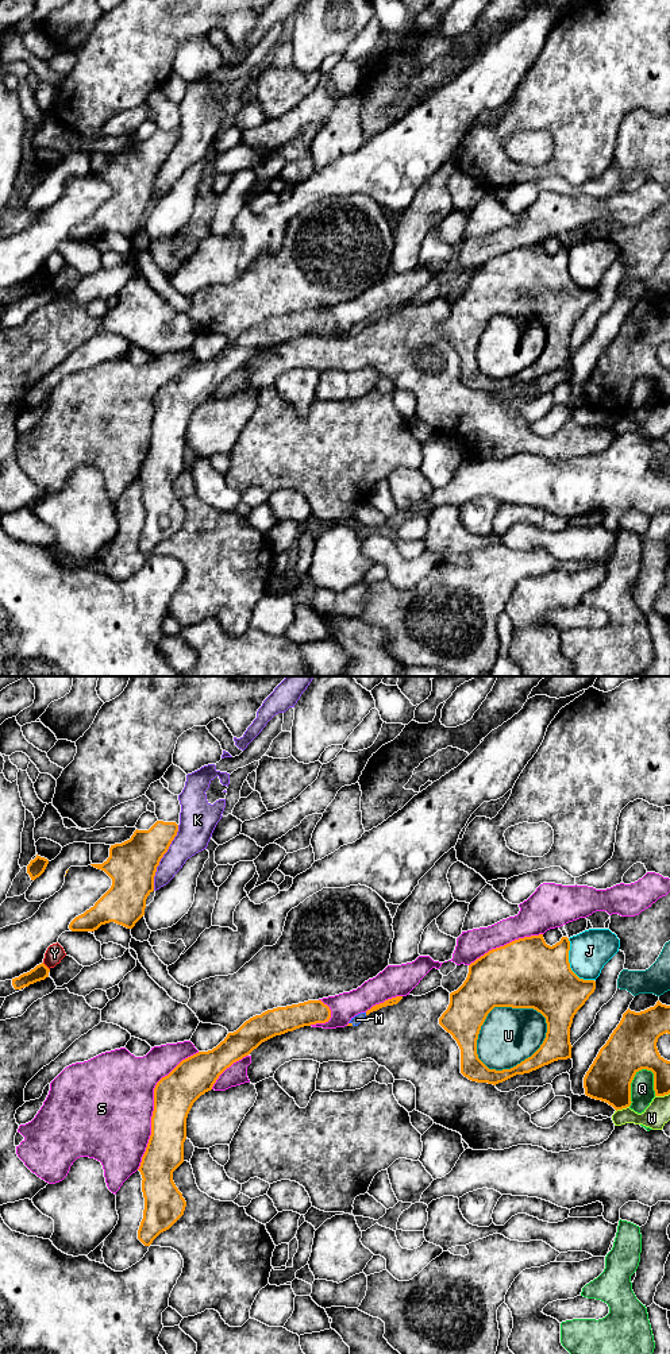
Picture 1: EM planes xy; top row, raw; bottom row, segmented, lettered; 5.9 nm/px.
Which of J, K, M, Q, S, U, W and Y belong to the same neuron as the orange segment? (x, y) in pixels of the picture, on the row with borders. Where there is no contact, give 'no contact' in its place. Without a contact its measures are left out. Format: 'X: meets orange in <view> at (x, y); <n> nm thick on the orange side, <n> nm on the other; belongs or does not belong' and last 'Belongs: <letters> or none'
J: meets orange in xy at (569, 965); 420 nm thick on the orange side, 240 nm on the other; does not belong
K: meets orange in xy at (162, 856); 280 nm thick on the orange side, 200 nm on the other; does not belong
M: meets orange in xy at (351, 1023); 20 nm thick on the orange side, 60 nm on the other; belongs
Q: meets orange in xy at (631, 1081); 280 nm thick on the orange side, 140 nm on the other; does not belong
S: meets orange in xy at (154, 1106); 240 nm thick on the orange side, 500 nm on the other; does not belong
U: meets orange in xy at (522, 1061); 160 nm thick on the orange side, 340 nm on the other; does not belong
W: meets orange in xy at (622, 1108); 260 nm thick on the orange side, 150 nm on the other; does not belong
Y: meets orange in xy at (46, 967); 90 nm thick on the orange side, 110 nm on the other; does not belong
Belongs: M

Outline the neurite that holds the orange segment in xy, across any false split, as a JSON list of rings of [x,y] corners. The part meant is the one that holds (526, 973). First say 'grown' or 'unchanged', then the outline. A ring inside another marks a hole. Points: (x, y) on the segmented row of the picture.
unchanged | [[[543,934],[515,940],[496,948],[469,965],[463,984],[450,994],[450,1004],[439,1025],[461,1049],[461,1073],[471,1081],[498,1084],[516,1075],[530,1073],[558,1060],[571,1058],[570,1027],[577,1011],[596,990],[594,980],[579,979],[569,963],[570,941],[562,937],[550,946]],[[494,1007],[534,1008],[546,1018],[547,1033],[540,1048],[511,1069],[489,1069],[477,1054],[477,1039],[488,1014]]]

